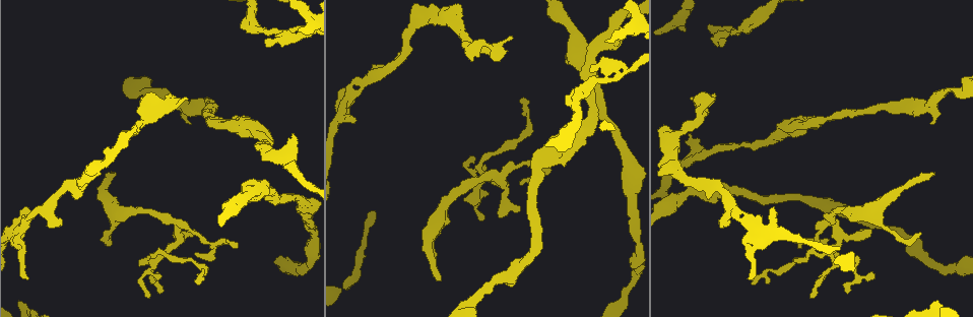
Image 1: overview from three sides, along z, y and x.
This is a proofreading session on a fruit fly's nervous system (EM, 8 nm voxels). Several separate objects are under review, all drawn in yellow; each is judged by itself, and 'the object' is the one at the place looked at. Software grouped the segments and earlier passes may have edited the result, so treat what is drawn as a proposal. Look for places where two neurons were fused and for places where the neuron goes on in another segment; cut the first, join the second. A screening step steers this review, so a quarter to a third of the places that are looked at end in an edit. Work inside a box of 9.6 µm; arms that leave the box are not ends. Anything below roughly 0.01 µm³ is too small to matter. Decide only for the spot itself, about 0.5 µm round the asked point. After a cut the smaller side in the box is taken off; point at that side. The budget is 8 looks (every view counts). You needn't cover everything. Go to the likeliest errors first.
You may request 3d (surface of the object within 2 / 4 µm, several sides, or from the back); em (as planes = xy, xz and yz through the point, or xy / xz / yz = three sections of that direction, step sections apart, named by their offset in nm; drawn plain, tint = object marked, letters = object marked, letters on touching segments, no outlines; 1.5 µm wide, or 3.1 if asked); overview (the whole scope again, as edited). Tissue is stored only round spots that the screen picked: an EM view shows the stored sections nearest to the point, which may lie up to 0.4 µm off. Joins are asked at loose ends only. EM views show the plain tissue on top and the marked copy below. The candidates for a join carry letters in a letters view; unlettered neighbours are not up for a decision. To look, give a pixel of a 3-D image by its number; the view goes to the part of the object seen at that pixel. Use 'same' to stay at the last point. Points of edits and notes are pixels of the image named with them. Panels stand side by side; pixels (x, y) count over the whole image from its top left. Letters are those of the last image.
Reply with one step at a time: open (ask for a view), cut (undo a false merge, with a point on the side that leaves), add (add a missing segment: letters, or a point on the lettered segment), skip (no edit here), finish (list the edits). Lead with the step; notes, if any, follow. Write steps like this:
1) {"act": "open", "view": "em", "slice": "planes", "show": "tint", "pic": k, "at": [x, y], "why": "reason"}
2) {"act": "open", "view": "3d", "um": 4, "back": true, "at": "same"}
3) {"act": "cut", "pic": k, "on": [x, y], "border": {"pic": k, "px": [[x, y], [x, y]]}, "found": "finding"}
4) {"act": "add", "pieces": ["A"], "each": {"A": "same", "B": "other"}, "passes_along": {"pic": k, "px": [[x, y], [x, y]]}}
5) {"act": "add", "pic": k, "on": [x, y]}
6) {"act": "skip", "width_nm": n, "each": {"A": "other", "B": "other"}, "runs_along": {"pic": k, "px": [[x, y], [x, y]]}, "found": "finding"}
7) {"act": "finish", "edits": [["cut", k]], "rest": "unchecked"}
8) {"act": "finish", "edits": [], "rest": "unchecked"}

{"act": "open", "view": "3d", "um": 2, "pic": 1, "at": [698, 120]}

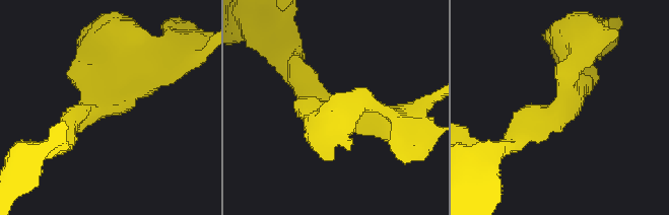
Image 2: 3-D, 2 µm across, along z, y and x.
{"act": "open", "view": "em", "slice": "yz", "step": 4, "show": "tint", "pic": 2, "at": [99, 104], "arms": 3, "arm_widths_nm": [190, 220, 240]}

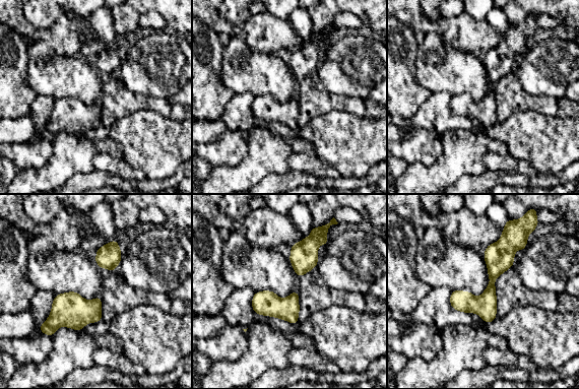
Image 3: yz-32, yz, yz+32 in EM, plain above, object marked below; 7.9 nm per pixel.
{"act": "open", "view": "em", "slice": "planes", "show": "letters", "at": "same", "why": "another direction"}

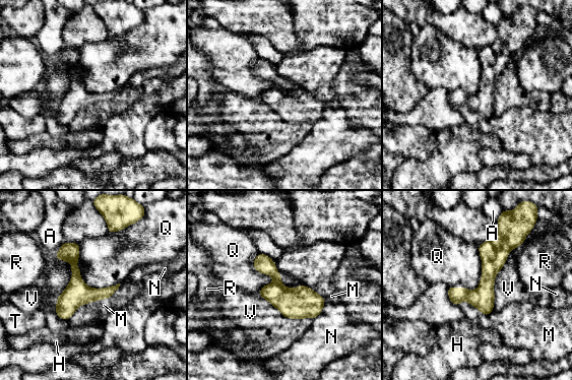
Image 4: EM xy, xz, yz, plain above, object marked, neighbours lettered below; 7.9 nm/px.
{"act": "skip", "longest_contact_nm": ["V", 500], "each": {"A": "other", "H": "other", "M": "other", "N": "other", "Q": "other", "R": "other", "T": "other", "V": "other"}, "runs_along": {"pic": 4, "px": [[504, 230], [487, 284], [454, 301]]}, "found": "one neuron here"}

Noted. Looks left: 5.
{"act": "open", "view": "3d", "um": 2, "pic": 1, "at": [751, 283], "why": "an open end"}

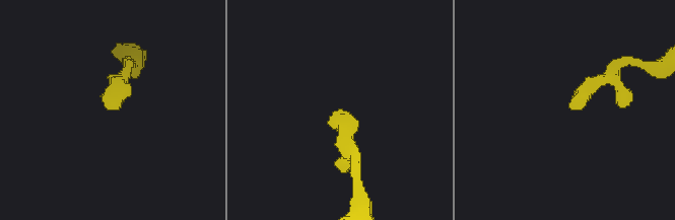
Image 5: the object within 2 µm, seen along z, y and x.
{"act": "open", "view": "em", "slice": "planes", "show": "tint", "pic": 5, "at": [110, 102], "why": "now the EM"}

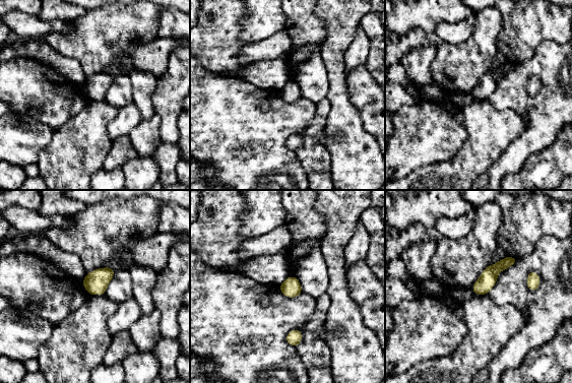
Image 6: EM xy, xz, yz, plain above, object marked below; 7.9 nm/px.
{"act": "open", "view": "em", "slice": "planes", "show": "letters", "at": "same"}

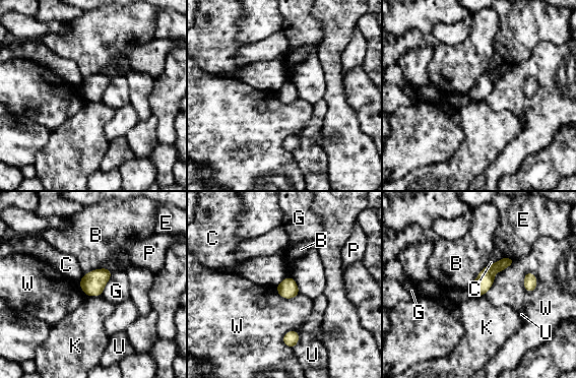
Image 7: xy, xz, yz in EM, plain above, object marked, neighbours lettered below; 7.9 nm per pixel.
{"act": "skip", "width_nm": 140, "each": {"B": "other", "C": "other", "E": "other", "G": "other", "K": "other", "P": "other", "U": "other", "W": "other"}, "runs_along": {"pic": 7, "px": [[509, 261], [498, 265], [473, 293]]}, "found": "none of them fits"}

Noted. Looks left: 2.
{"act": "open", "view": "em", "slice": "yz", "step": 8, "show": "tint", "pic": 1, "at": [961, 90], "why": "thick turns thin"}

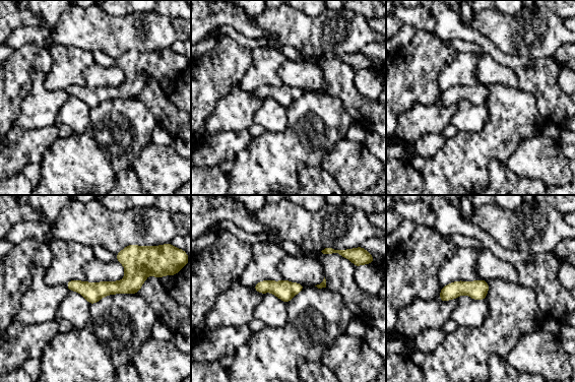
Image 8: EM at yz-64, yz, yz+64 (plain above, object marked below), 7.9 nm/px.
{"act": "open", "view": "em", "slice": "yz", "step": 8, "show": "letters", "at": "same"}

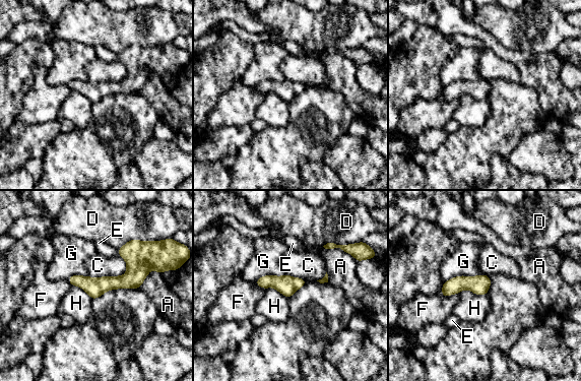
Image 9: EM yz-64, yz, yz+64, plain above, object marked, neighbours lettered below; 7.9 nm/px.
{"act": "skip", "each": {"A": "other", "C": "other", "D": "other", "E": "other", "F": "other", "G": "other", "H": "other"}, "runs_along": {"pic": 9, "px": [[171, 266], [144, 264], [126, 281], [71, 280]]}, "found": "all the same neuron"}

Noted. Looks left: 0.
{"act": "finish", "edits": [], "rest": "unchecked"}

